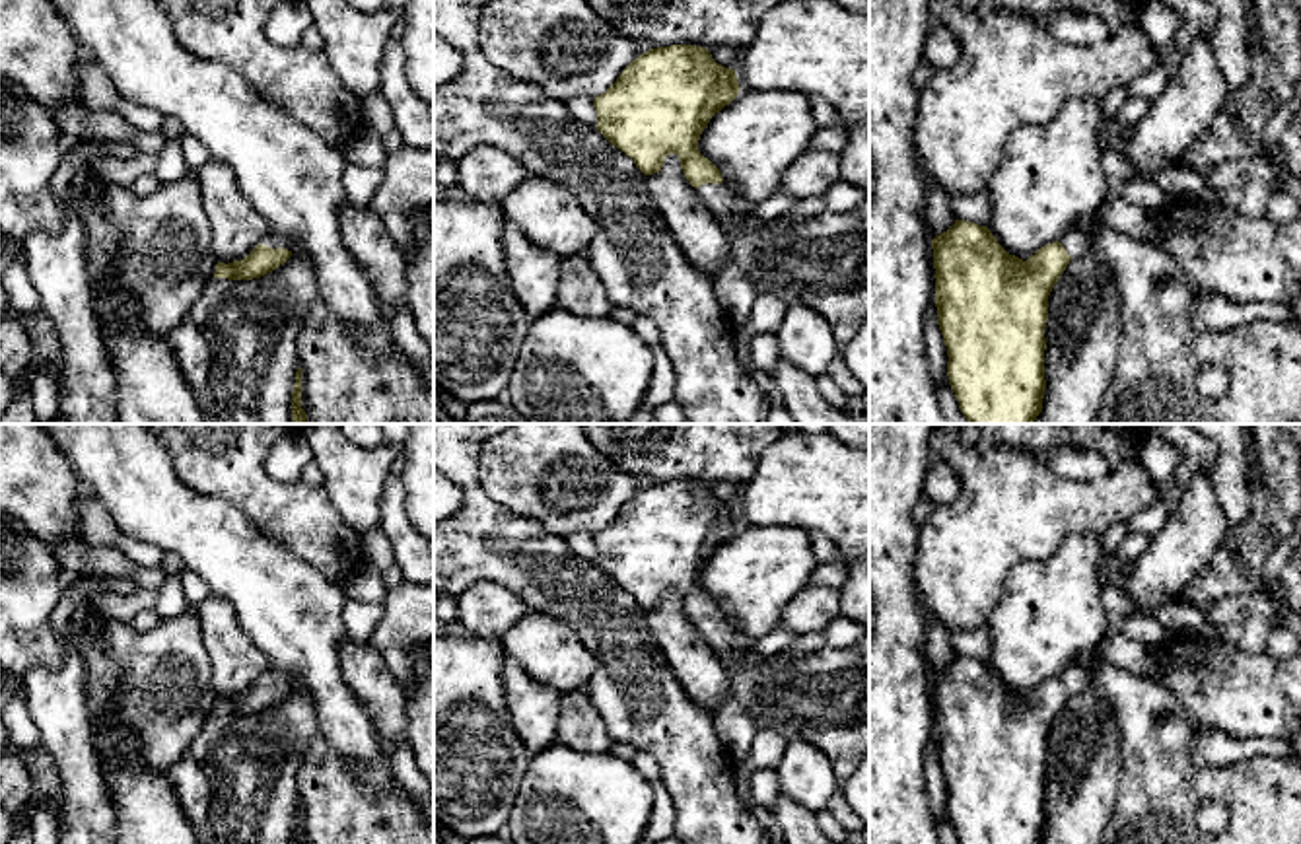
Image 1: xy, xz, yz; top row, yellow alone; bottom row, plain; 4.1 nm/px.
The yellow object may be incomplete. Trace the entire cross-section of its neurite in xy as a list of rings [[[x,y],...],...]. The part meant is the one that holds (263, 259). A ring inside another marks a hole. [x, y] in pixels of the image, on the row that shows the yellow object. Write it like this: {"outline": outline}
{"outline": [[[268,233],[245,259],[228,264],[218,261],[214,278],[261,278],[284,264],[290,257],[292,241],[282,235]]]}

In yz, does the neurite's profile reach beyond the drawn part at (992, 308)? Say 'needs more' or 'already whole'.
needs more

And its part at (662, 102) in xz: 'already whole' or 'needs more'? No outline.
needs more

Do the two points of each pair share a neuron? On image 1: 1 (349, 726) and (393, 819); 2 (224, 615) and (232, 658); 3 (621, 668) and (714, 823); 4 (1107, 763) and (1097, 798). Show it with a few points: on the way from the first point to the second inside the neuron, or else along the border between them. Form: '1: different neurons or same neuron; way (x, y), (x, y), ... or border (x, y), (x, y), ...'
1: different neurons; border (347, 771), (372, 796), (386, 796), (395, 786)
2: same neuron; way (224, 625), (228, 648)
3: same neuron; way (648, 706), (685, 743), (701, 784)
4: same neuron; way (1099, 771), (1097, 790)

